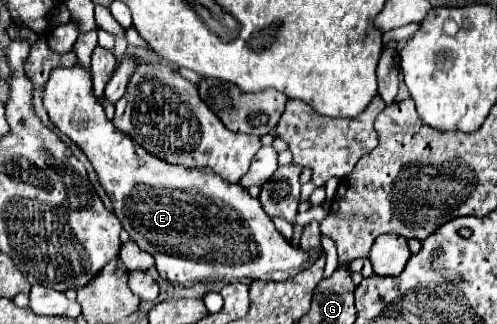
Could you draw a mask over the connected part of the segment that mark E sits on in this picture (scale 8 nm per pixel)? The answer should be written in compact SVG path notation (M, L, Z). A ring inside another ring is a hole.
M82 64L70 68L60 66L52 70L44 88L44 108L52 124L72 142L76 142L86 158L92 162L100 184L114 204L114 214L118 216L130 238L142 250L154 256L156 268L164 280L178 286L192 286L204 280L286 280L312 266L314 256L308 256L304 250L292 246L282 234L278 234L260 200L252 198L240 184L228 184L218 174L212 174L212 170L174 166L160 158L154 158L142 146L132 142L132 138L116 130L106 118L102 104L94 96L92 78Z

